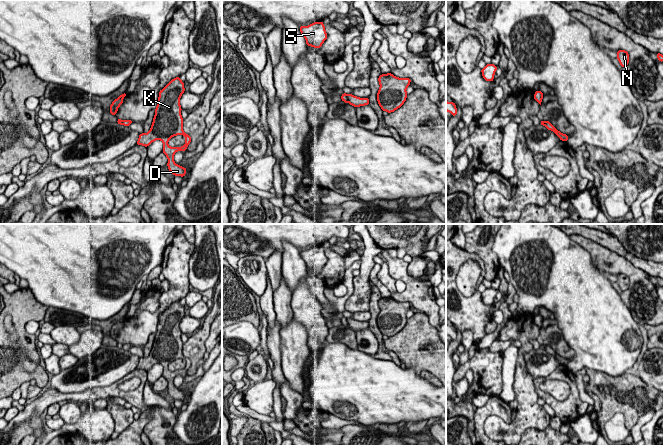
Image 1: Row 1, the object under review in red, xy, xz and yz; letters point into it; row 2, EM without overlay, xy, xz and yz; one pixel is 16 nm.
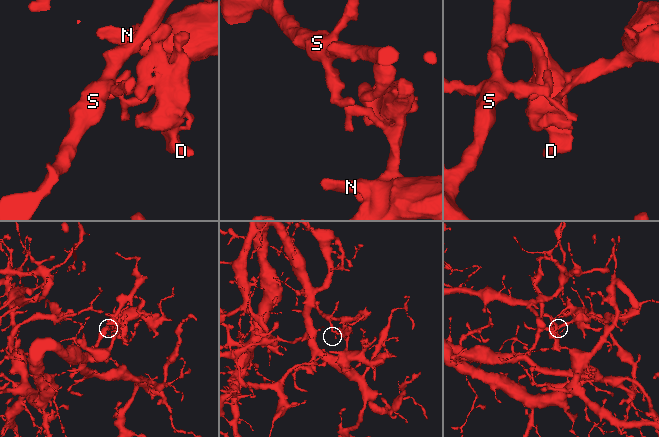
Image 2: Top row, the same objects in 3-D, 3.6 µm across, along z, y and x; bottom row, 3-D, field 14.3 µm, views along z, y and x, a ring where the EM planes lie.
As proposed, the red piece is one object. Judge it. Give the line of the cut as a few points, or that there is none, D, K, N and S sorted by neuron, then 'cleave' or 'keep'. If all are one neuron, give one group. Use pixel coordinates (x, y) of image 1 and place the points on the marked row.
xz (346, 94), (348, 101) | D K N / S | cleave

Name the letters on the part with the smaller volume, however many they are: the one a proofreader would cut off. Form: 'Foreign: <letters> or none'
Foreign: D, K, N

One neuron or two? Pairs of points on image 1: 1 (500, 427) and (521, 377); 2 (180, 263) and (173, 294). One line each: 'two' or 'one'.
1: one
2: one

